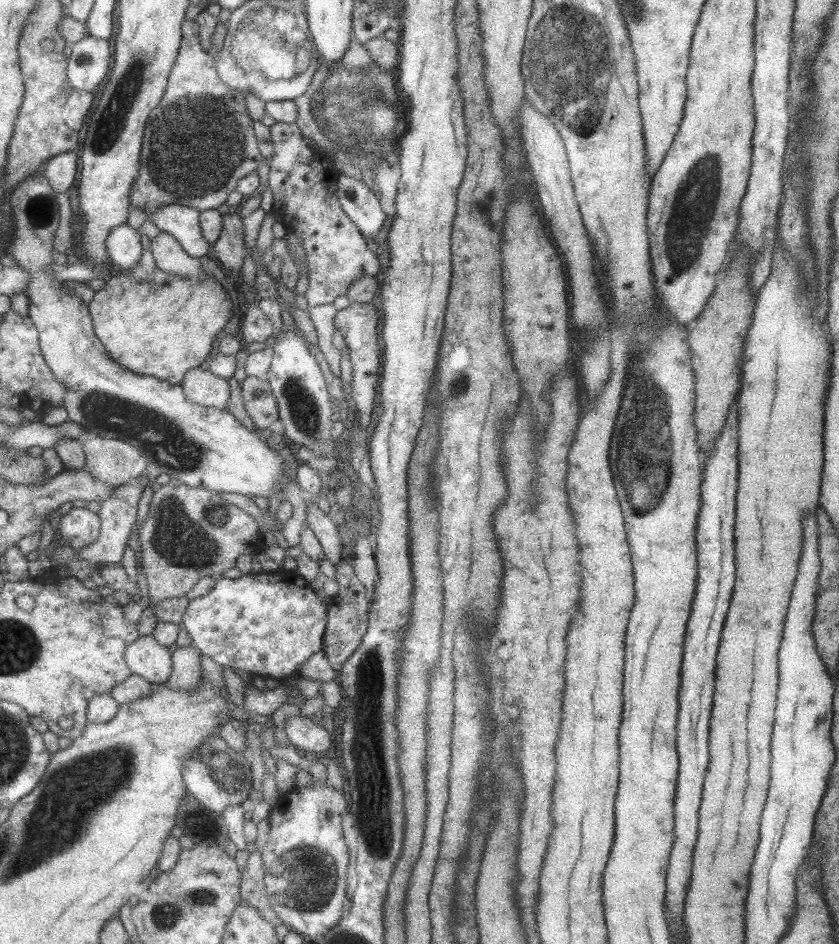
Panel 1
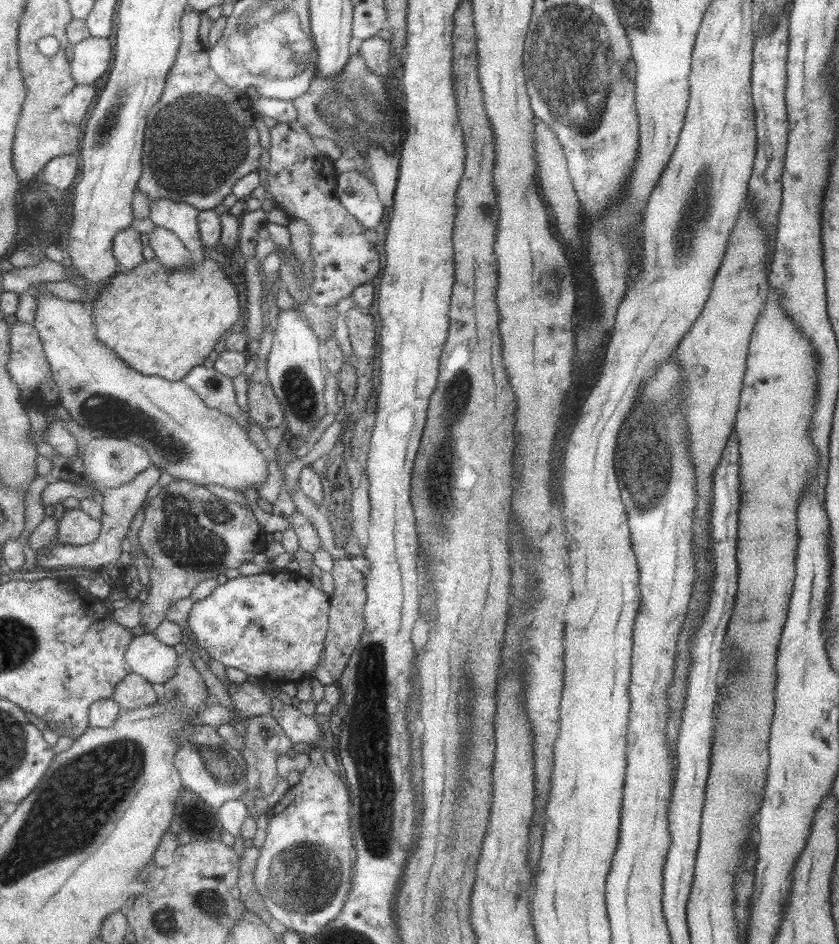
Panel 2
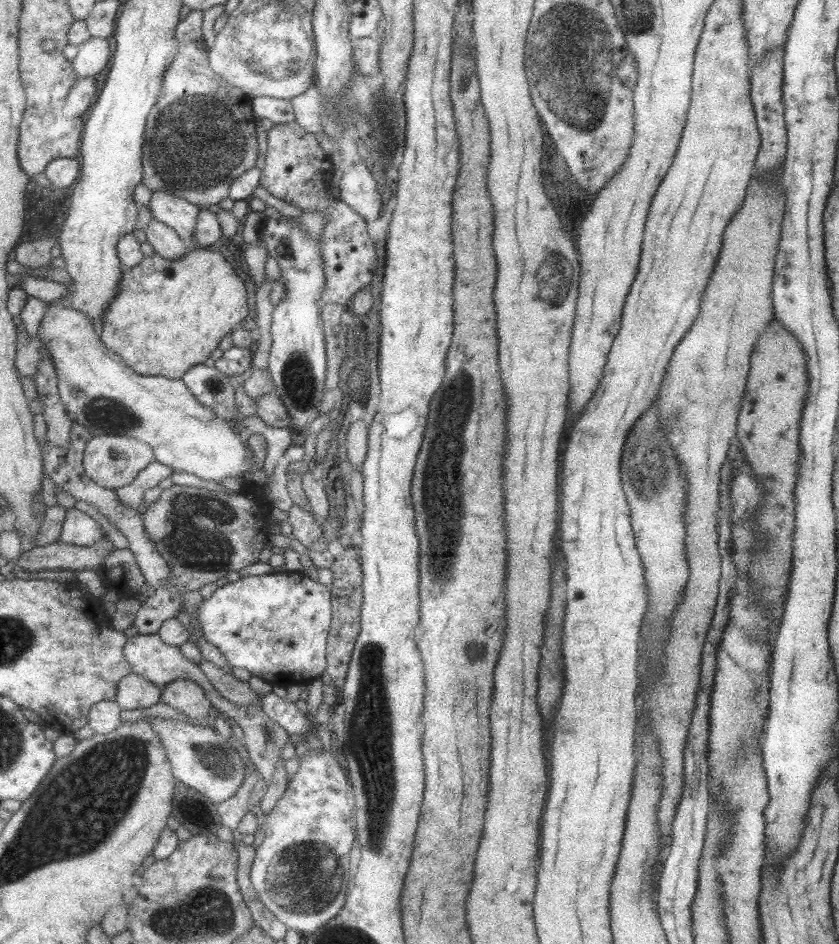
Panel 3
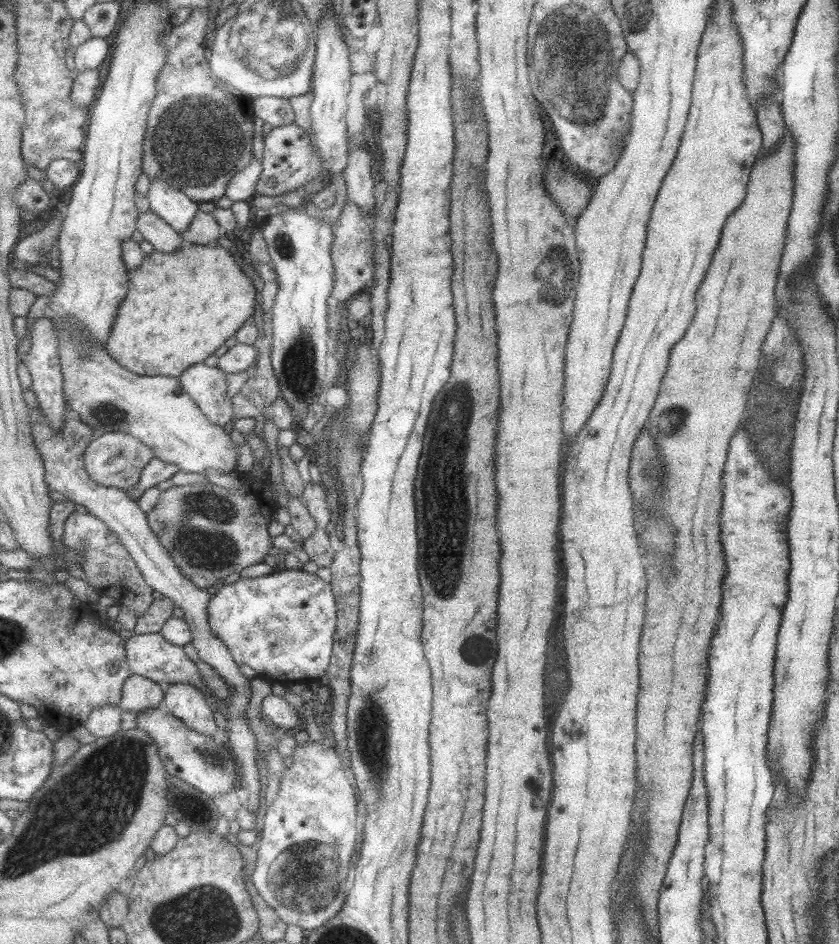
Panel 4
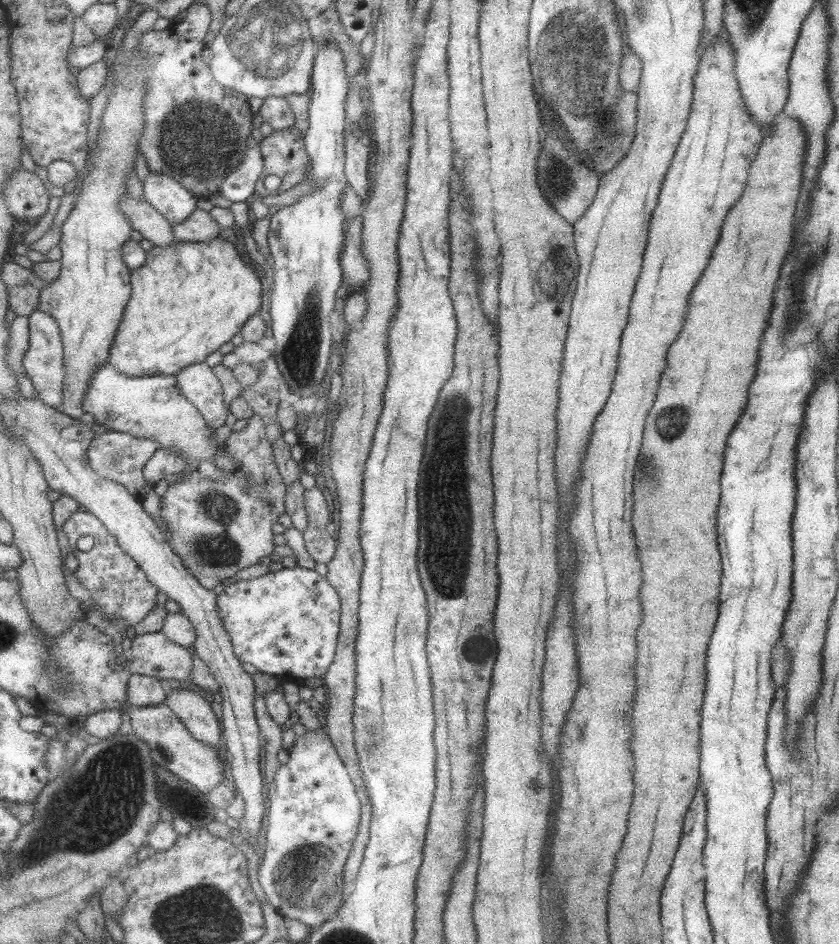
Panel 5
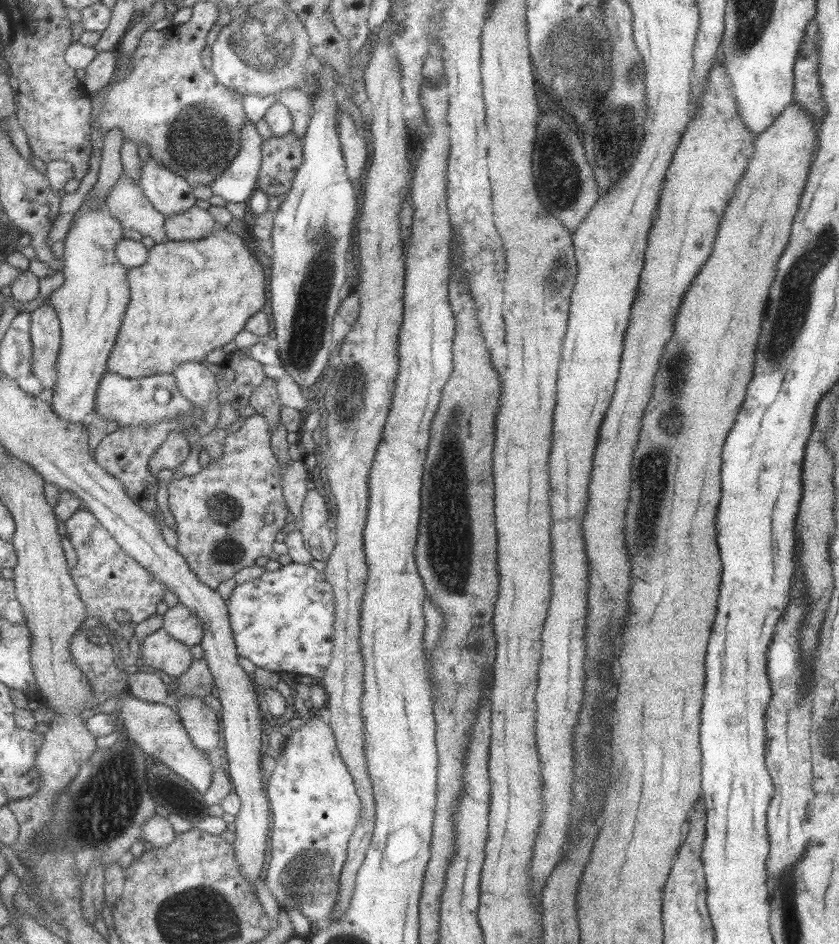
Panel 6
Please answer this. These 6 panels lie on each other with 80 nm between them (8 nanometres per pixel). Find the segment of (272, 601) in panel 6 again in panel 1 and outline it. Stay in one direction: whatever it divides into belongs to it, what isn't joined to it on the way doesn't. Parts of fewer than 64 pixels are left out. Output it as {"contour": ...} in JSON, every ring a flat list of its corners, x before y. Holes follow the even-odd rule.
{"contour":[[279,569,277,571,271,572,260,572,255,574,246,574,239,578,227,578,227,577,219,577,215,579,215,584,211,588,210,592,207,594,203,594,192,600,188,600,188,604,186,609,184,610,181,617,181,633,187,630,187,634,191,637,191,645,193,645,197,650,199,650,200,654,203,656,207,656,213,659,213,662,220,664,223,666,229,666,229,668,234,669,239,672,241,675,245,677,247,675,255,676,258,680,263,676,271,677,273,679,284,679,286,676,295,675,298,672,298,668,302,666,303,662,307,659,311,658,311,656,318,655,321,652,322,644,323,644,323,633,325,632,325,623,326,623,326,608,328,603,324,605,319,601,316,595,316,590,311,587,309,581,301,578,295,570,282,570]]}

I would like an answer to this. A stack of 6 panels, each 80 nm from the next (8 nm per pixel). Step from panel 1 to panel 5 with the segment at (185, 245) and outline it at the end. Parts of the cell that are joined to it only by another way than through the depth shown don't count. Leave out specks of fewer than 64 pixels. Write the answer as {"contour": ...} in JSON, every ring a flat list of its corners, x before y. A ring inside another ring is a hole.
{"contour":[[151,172,142,182,143,196,169,225,177,225,196,209,197,197,166,174]]}

